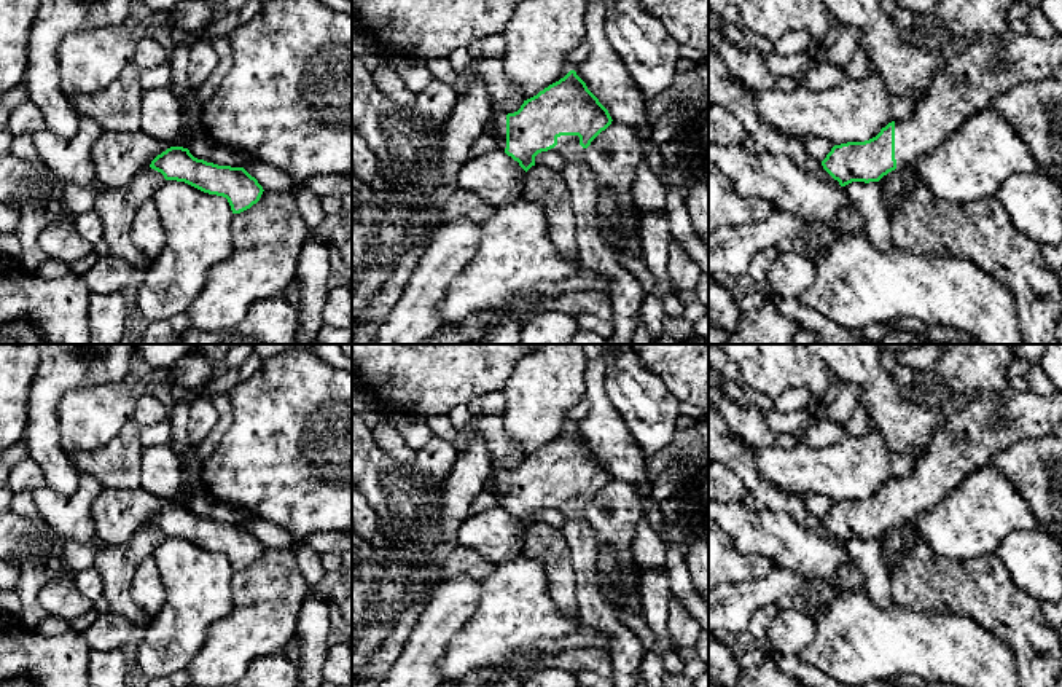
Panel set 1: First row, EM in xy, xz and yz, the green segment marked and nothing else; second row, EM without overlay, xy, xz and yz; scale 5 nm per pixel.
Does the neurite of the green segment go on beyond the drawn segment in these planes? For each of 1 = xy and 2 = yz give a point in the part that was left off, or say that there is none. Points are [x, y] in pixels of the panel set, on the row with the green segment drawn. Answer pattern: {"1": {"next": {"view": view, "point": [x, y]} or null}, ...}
{"1": {"next": null}, "2": {"next": {"view": "yz", "point": [976, 72]}}}

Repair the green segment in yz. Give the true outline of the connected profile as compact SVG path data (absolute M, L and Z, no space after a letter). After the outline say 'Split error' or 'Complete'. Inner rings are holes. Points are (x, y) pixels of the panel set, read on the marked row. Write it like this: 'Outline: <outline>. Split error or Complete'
Outline: M1008 32L952 48L947 51L946 67L933 77L909 118L888 123L869 140L834 145L822 166L841 186L852 182L879 182L888 172L916 163L922 153L944 142L968 116L994 97L1014 84L1049 78L1059 65L1062 65L1062 33L1041 38L1033 33Z. Split error

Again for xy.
Outline: M183 147L167 148L151 161L150 167L161 172L166 180L185 182L204 193L226 198L232 214L250 209L264 191L244 167L197 159Z. Complete

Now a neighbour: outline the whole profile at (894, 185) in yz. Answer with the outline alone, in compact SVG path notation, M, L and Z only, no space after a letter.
M912 163L888 172L879 180L882 204L888 215L895 212L896 206L901 202L901 198L912 188L917 177L917 166Z

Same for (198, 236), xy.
M166 180L151 201L164 226L164 245L137 284L135 308L148 322L186 312L209 271L234 249L234 214L226 198Z

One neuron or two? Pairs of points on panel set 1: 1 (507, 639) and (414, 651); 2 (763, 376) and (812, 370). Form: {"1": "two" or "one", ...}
{"1": "two", "2": "one"}

